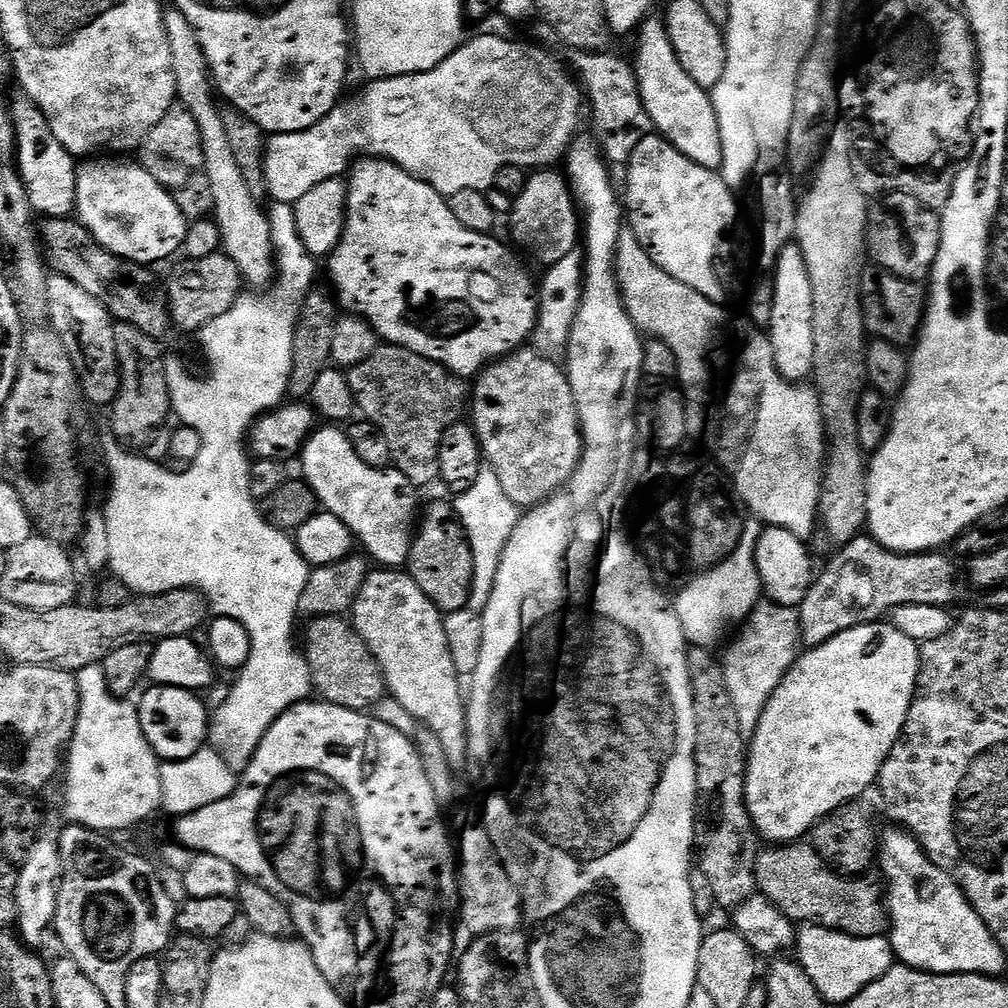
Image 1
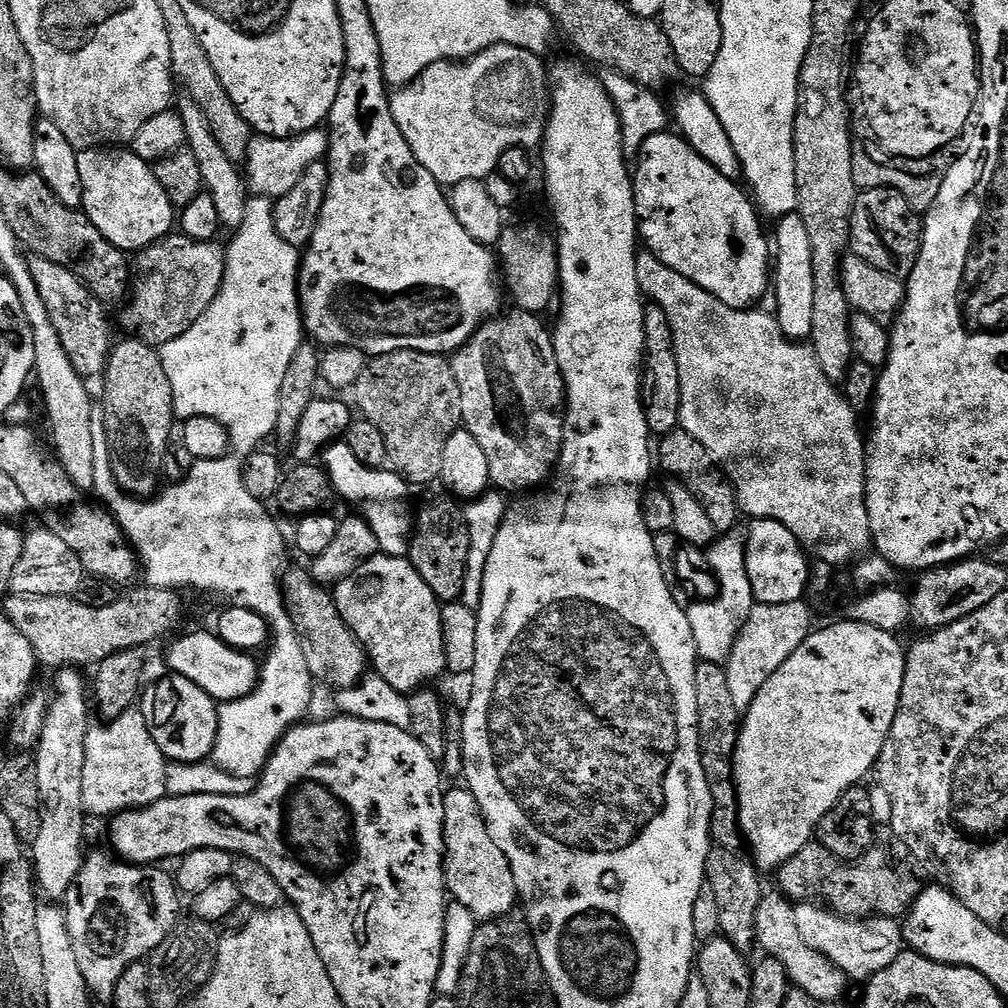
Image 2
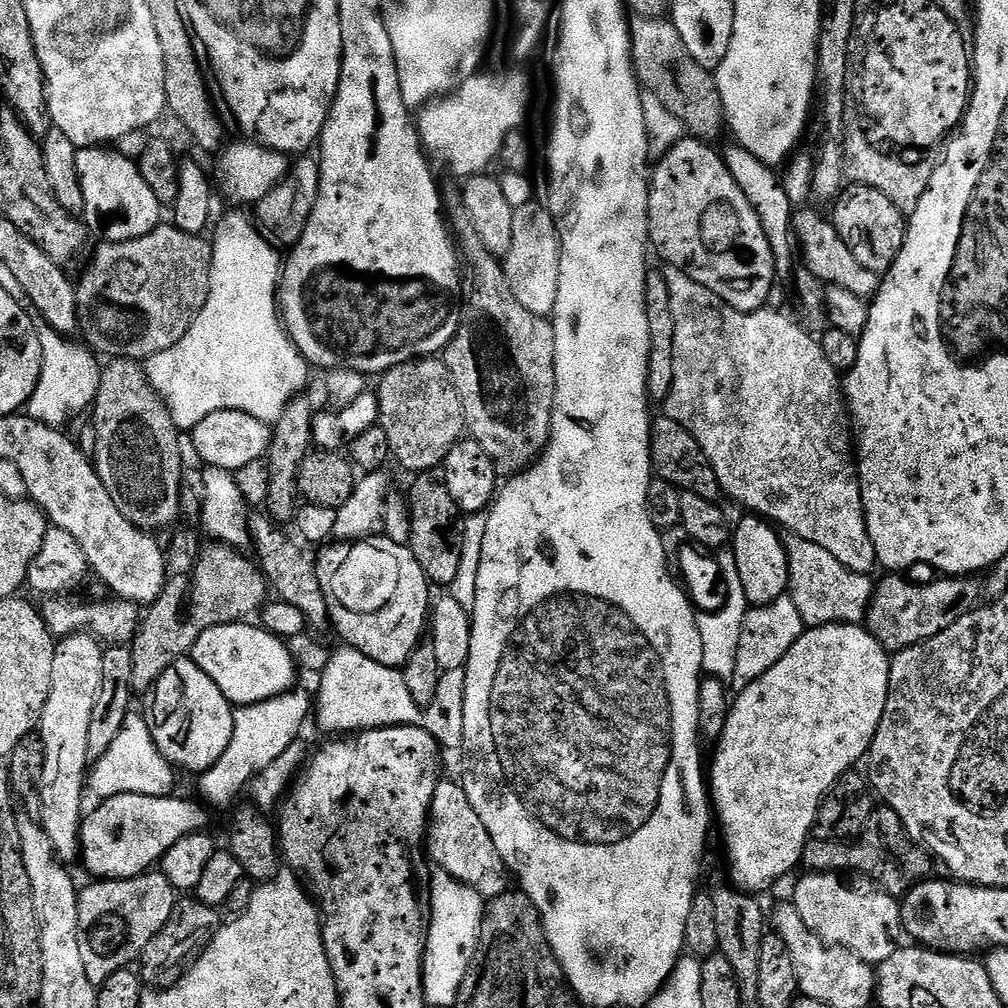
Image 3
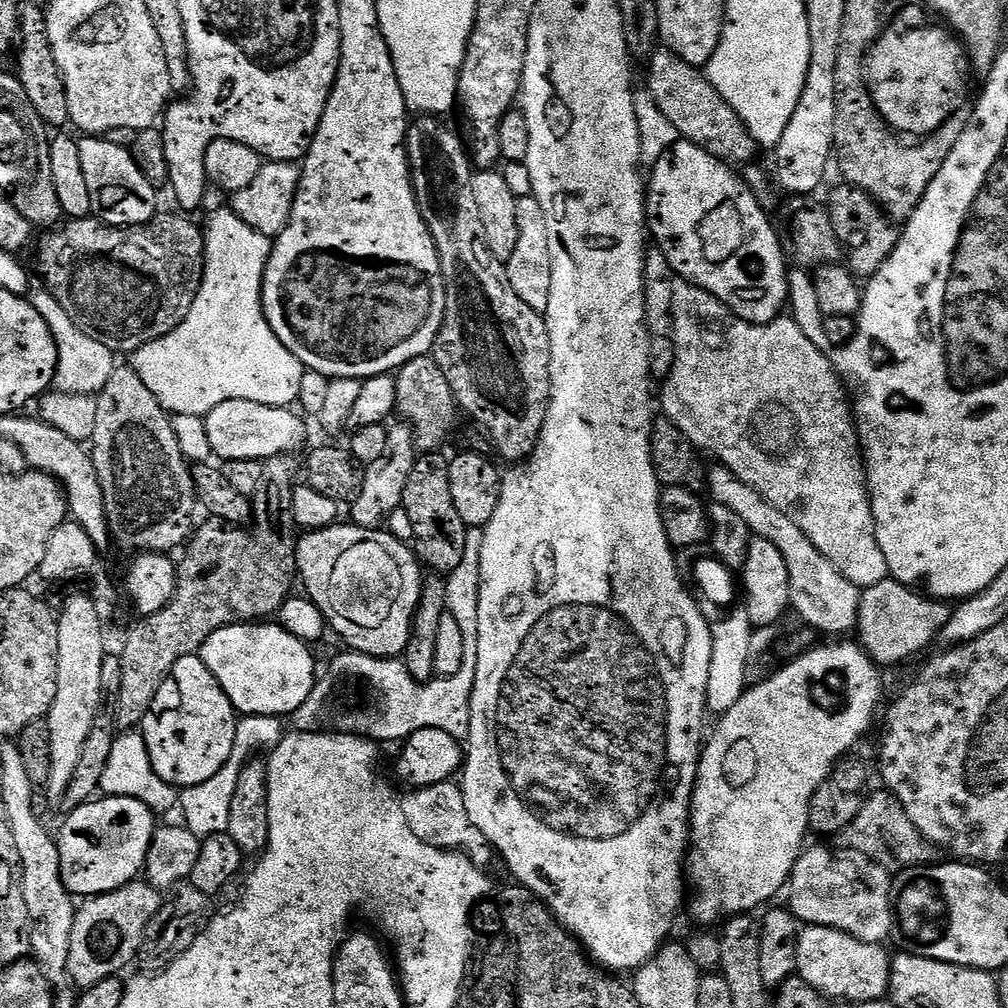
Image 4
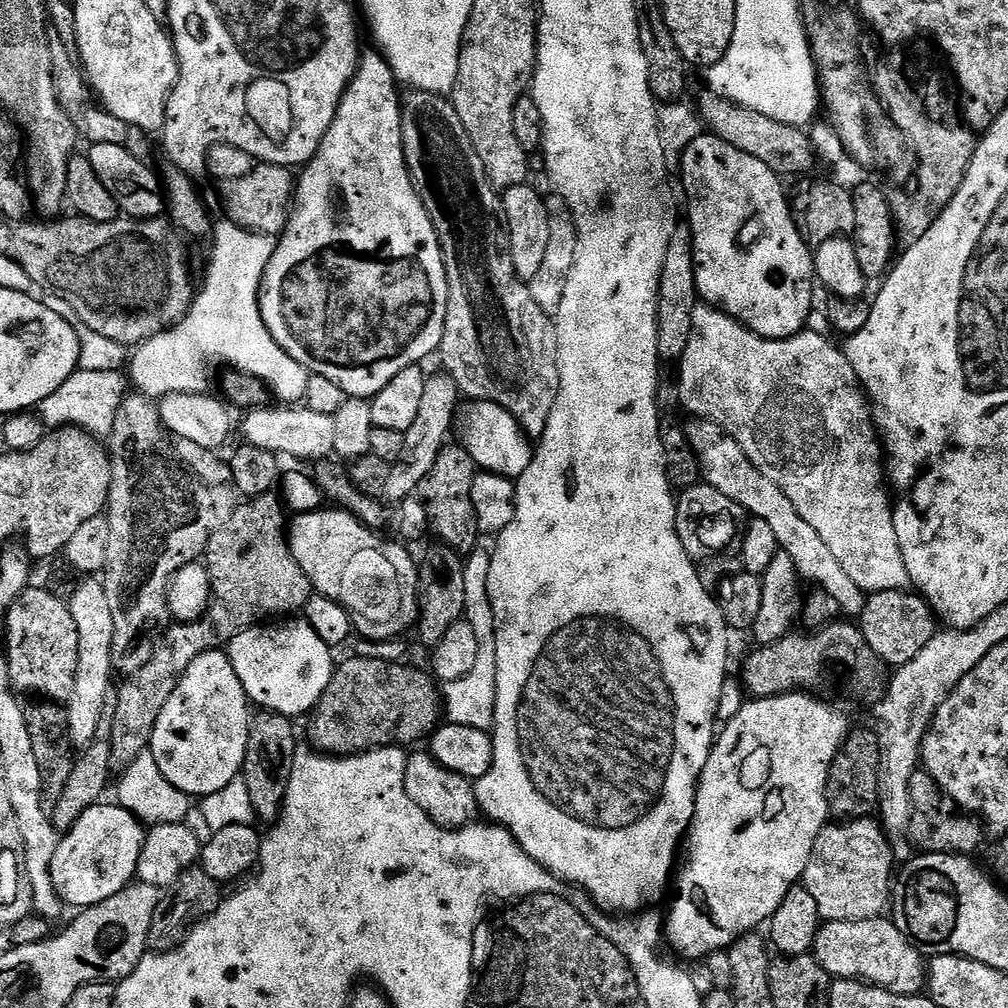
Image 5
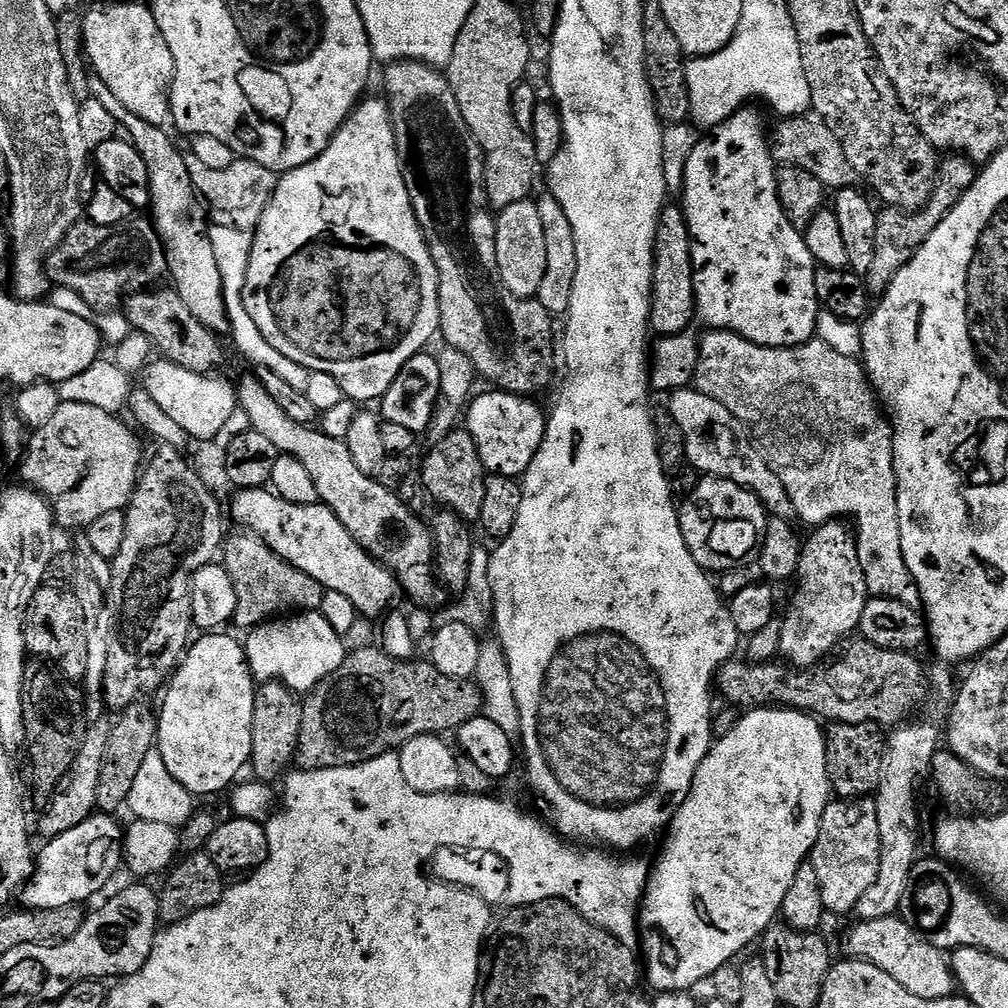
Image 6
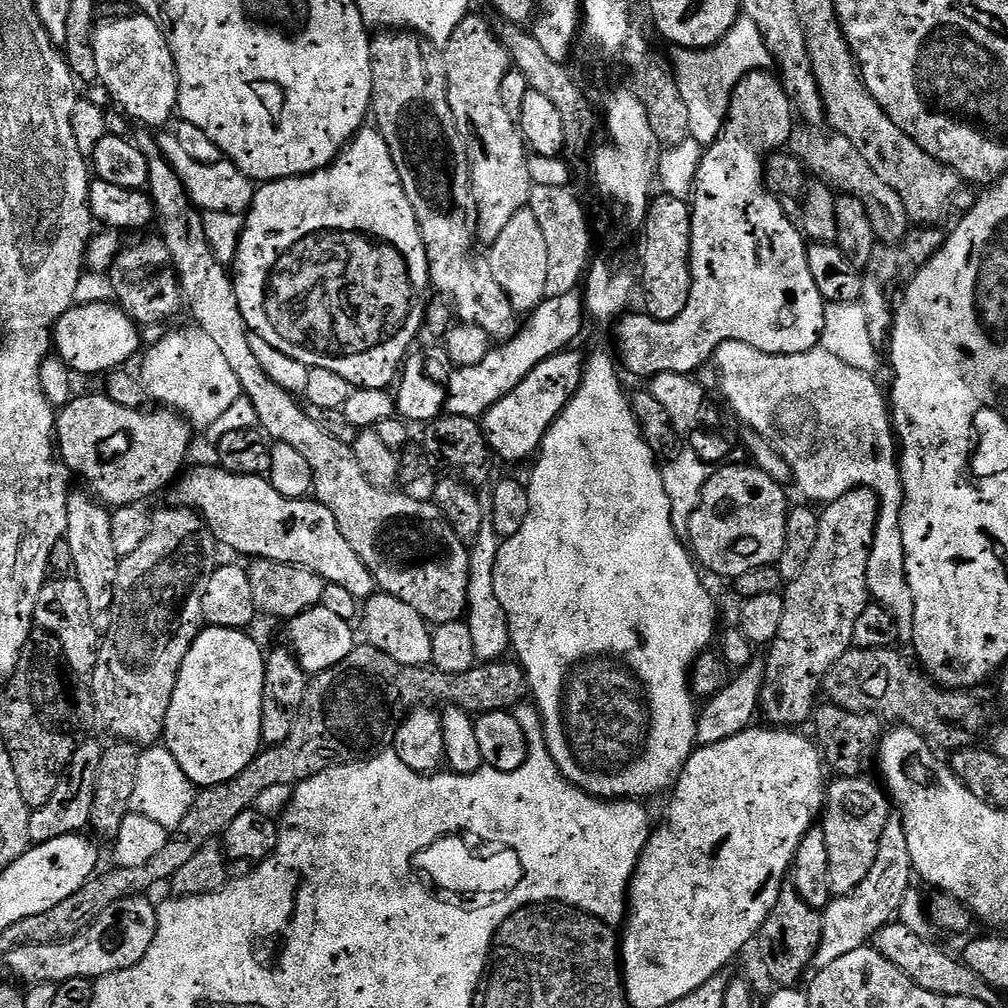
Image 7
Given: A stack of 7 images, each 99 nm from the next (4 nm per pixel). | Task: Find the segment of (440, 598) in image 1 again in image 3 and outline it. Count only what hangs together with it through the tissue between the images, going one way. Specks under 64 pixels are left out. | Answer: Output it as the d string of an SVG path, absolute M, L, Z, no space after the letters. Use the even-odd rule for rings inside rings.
M420 474L415 477L412 489L406 495L406 505L410 513L412 534L410 547L417 559L418 566L435 587L451 587L462 566L462 550L464 541L461 533L448 532L451 528L459 529L462 524L462 513L457 508L454 498L450 498L450 490L446 490L443 479L436 474Z

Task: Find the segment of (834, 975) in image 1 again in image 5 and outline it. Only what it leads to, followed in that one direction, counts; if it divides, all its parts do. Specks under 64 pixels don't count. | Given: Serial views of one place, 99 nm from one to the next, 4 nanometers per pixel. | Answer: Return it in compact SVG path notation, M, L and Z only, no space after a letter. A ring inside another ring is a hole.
M875 819L832 822L818 834L802 887L818 906L821 921L862 922L885 915L894 883L894 857L887 835Z

